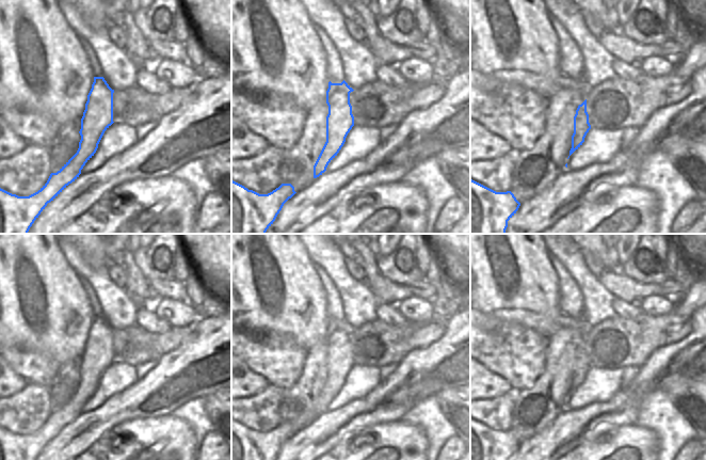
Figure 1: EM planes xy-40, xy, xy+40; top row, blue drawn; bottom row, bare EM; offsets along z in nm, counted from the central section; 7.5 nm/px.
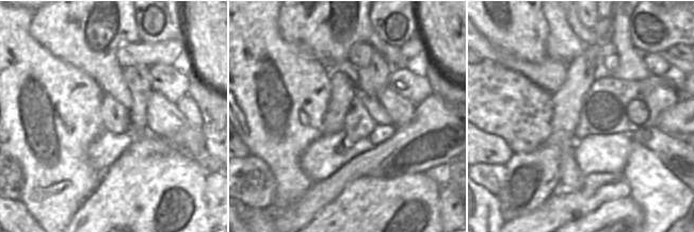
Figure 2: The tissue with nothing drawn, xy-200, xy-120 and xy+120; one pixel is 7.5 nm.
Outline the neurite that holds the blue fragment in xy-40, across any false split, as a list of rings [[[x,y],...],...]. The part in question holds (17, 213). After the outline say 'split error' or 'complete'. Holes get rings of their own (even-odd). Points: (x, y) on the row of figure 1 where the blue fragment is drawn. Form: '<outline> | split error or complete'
[[[94,77],[81,118],[79,148],[57,173],[50,174],[47,183],[37,192],[29,196],[18,196],[0,188],[0,234],[28,234],[30,227],[47,204],[53,201],[69,184],[79,177],[85,163],[96,153],[105,131],[114,123],[113,93],[114,90],[109,86],[103,77]]] | complete

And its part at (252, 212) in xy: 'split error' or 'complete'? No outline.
complete

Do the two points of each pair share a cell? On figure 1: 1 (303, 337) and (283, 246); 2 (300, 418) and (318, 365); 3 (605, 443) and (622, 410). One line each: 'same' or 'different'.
1: same
2: same
3: different

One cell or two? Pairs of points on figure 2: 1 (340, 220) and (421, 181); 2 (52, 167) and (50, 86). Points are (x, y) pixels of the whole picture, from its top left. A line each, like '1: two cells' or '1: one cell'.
1: one cell
2: one cell

